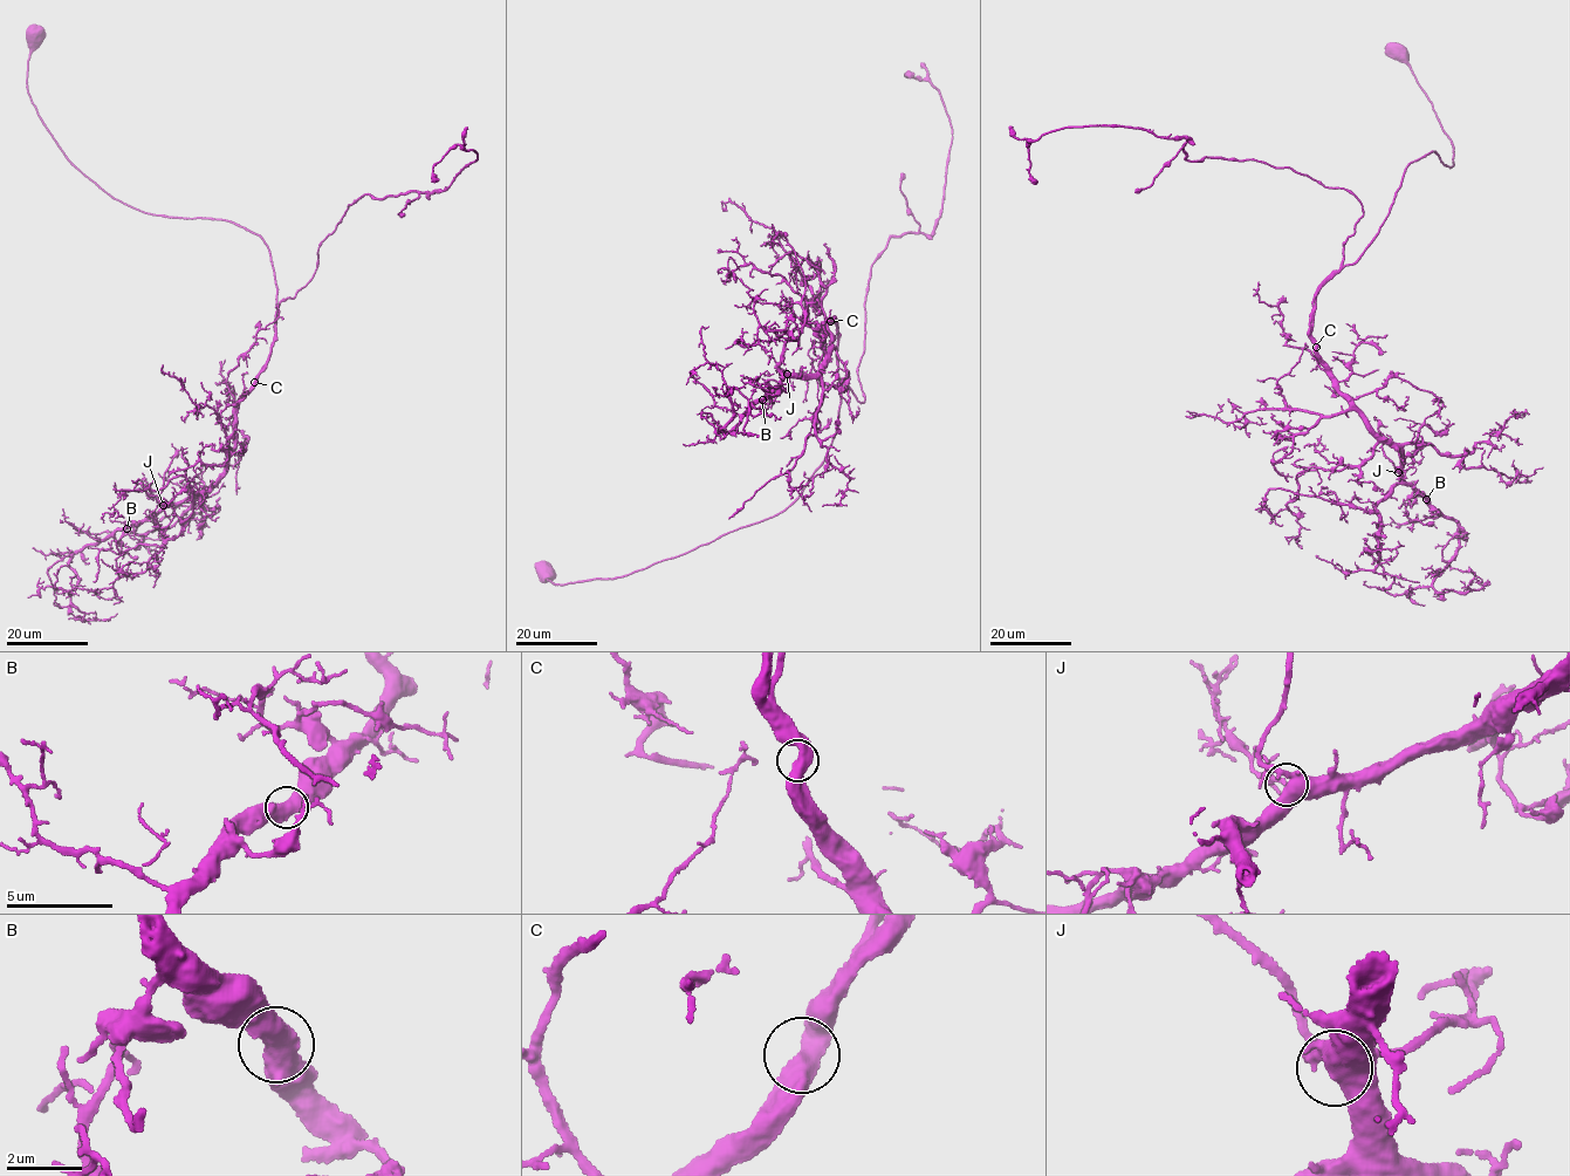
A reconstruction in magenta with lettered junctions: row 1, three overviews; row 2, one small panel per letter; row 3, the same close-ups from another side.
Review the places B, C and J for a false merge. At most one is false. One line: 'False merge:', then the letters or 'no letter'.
False merge: no letter

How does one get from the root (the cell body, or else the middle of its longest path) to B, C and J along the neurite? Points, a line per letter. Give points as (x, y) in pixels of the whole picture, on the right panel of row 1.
B: (1397, 50), (1454, 165), (1434, 150), (1409, 164), (1378, 234), (1322, 286), (1310, 334), (1426, 499)
C: (1397, 50), (1451, 139), (1454, 165), (1445, 165), (1434, 150), (1409, 164), (1378, 234), (1316, 296), (1315, 346)
J: (1397, 50), (1454, 165), (1434, 150), (1409, 164), (1378, 234), (1322, 286), (1310, 334), (1398, 472)

